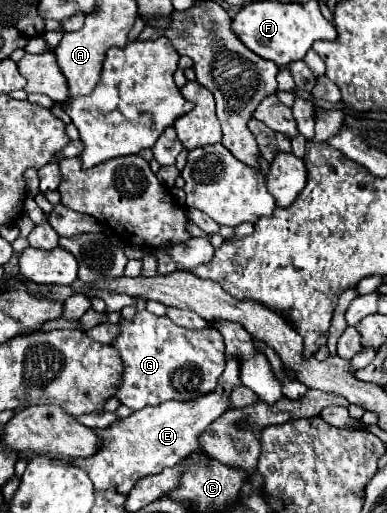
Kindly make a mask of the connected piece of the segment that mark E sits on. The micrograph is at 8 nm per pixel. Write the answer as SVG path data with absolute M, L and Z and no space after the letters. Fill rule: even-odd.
M233 357L227 361L217 387L211 393L191 401L169 401L157 407L145 407L141 411L135 411L131 417L117 421L109 429L97 431L103 443L101 451L89 459L75 459L75 465L89 473L97 491L111 489L127 495L143 477L157 475L165 467L173 467L193 451L199 451L199 437L215 419L231 409L229 397L237 385L241 385L239 359Z

